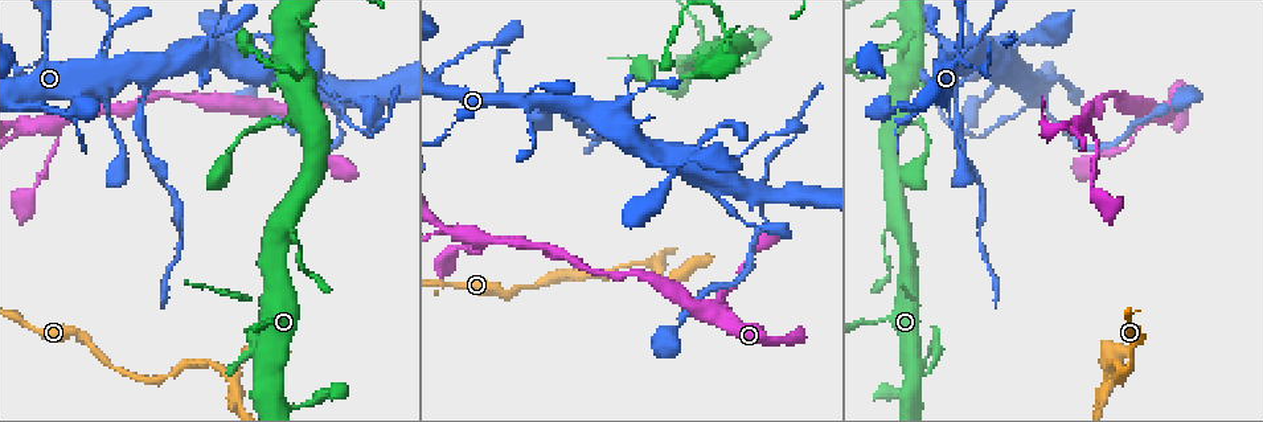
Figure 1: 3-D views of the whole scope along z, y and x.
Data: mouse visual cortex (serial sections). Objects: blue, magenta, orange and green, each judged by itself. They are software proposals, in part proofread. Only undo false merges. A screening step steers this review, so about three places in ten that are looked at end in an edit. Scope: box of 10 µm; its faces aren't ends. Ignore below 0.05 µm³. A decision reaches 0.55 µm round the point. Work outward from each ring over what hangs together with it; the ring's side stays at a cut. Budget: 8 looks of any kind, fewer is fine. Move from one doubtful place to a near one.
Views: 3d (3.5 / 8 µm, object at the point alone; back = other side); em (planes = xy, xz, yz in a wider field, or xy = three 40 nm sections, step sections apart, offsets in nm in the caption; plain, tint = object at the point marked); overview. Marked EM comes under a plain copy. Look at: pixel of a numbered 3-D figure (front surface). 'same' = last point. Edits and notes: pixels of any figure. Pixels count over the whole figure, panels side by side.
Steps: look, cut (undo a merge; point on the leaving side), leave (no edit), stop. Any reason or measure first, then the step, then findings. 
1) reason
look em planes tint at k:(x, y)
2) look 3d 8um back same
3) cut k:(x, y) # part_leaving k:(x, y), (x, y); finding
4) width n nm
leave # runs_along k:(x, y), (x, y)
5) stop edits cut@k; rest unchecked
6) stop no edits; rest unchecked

sharp bend
look 3d 3.5um at 1:(686, 85)

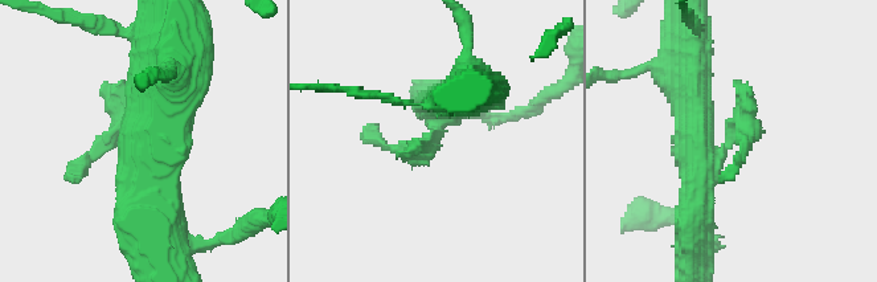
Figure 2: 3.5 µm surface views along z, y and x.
look em xy step 1 tint at 2:(733, 137)

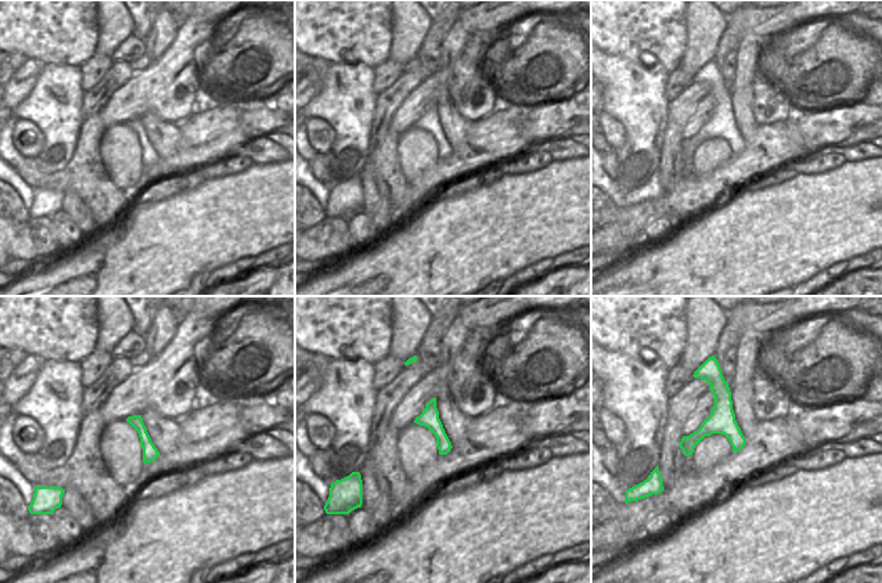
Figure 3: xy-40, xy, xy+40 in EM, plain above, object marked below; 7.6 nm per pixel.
leave # runs_along 3:(720, 378), (720, 414), (686, 451); all the same cell

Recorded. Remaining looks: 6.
a narrow waist
look 3d 8um at 1:(235, 375)

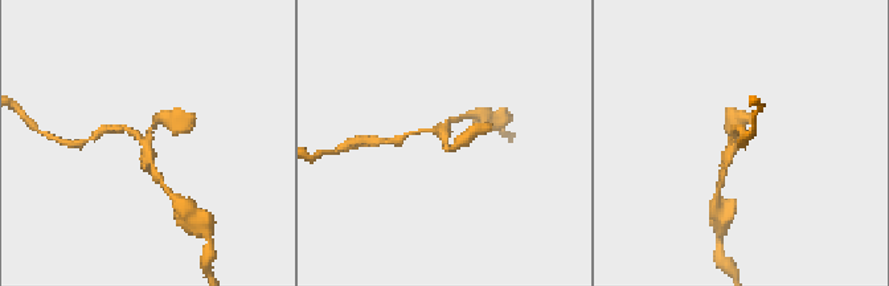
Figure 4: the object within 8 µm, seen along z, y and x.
zoom in
look 3d 3.5um same

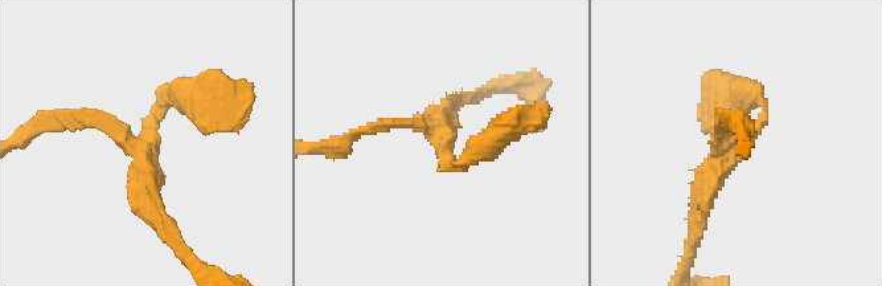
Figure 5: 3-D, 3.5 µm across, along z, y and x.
arms 3; arm_widths 150, 150, 200 nm
look em xy step 1 tint at 5:(725, 147)

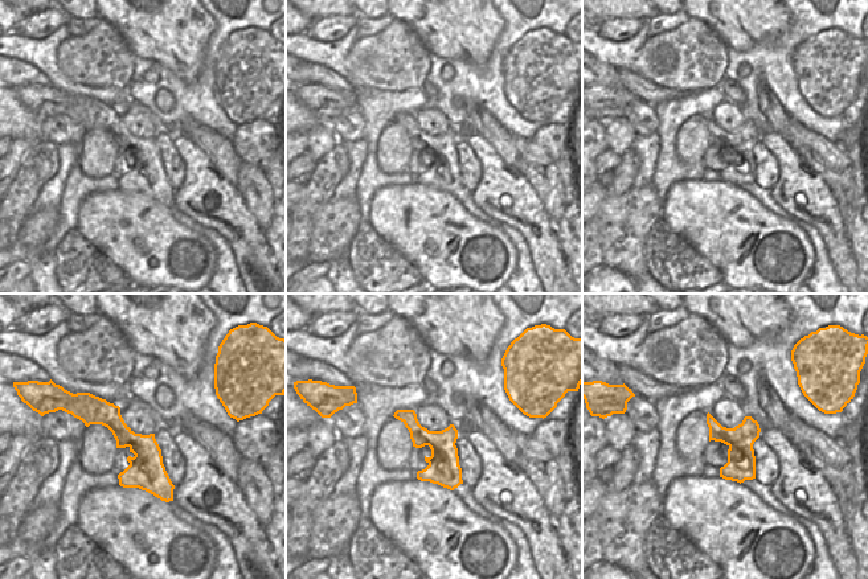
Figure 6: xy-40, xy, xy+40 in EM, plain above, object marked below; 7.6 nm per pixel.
leave # runs_along 6:(84, 399), (146, 455), (170, 497); one cell here

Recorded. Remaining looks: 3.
three arms meet
look 3d 3.5um at 1:(566, 107)

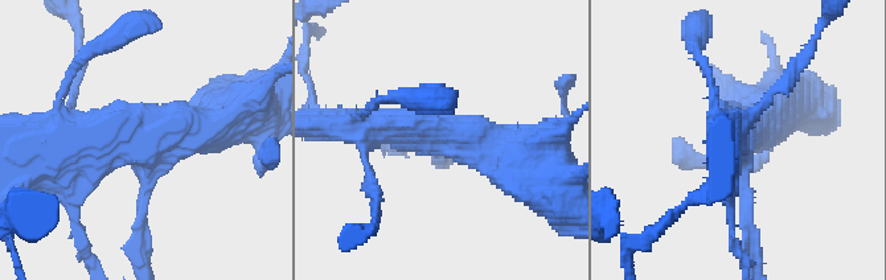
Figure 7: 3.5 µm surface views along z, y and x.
arm_widths 150, 450, 600 nm
leave # all the same cell

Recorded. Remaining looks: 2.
abrupt turn
look 3d 3.5um at 1:(895, 71)

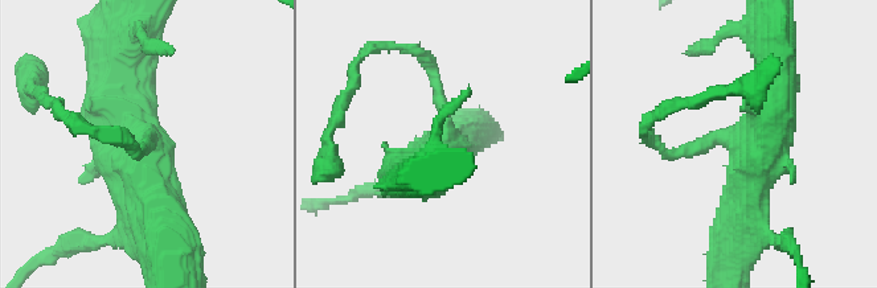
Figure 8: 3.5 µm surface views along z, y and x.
need the tissue
look em xy step 3 tint at 8:(448, 142)

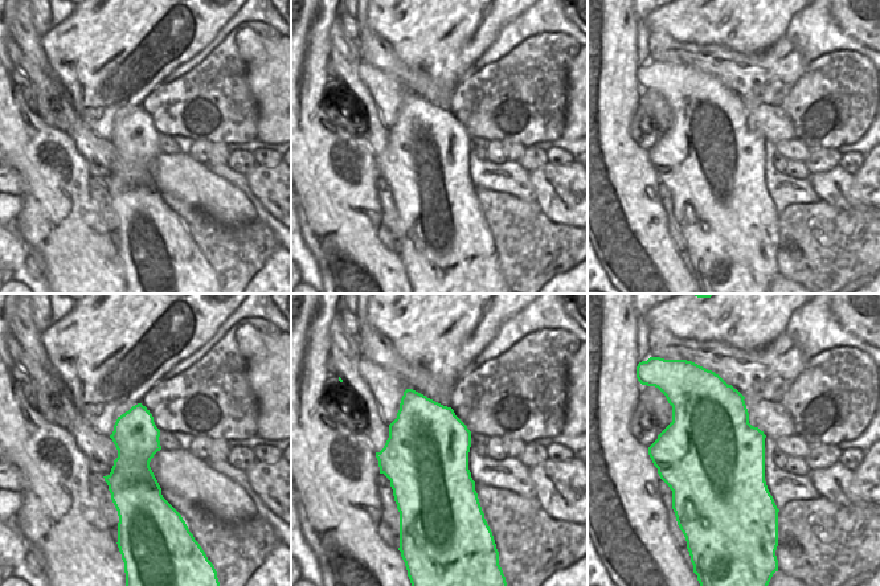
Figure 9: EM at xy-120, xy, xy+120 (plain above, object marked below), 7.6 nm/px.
leave # runs_along 8:(738, 223), (738, 143), (660, 147); continuous, no second cell

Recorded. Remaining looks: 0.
stop no edits; rest unchecked

